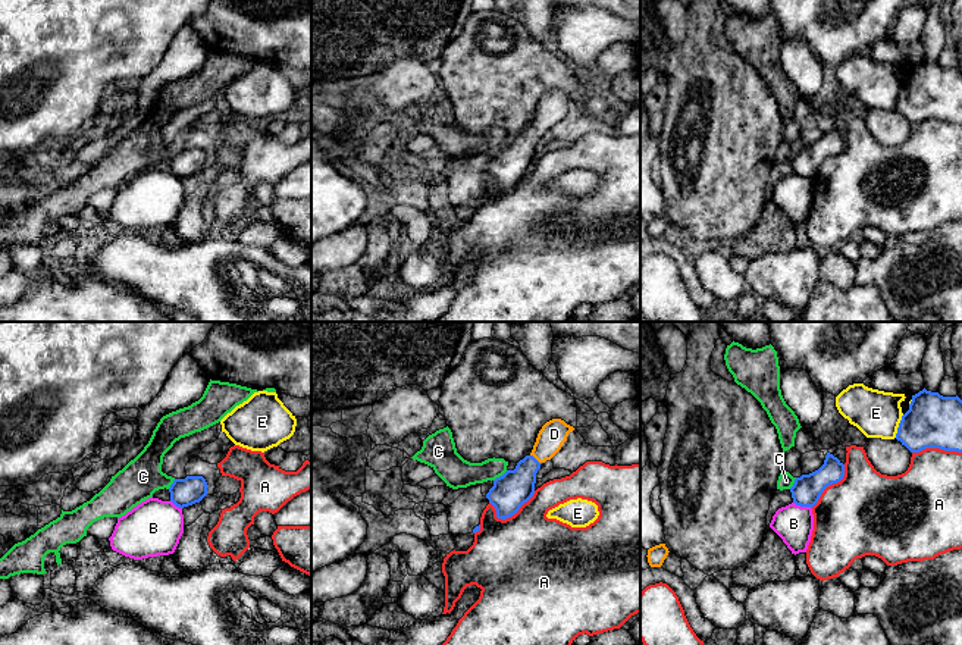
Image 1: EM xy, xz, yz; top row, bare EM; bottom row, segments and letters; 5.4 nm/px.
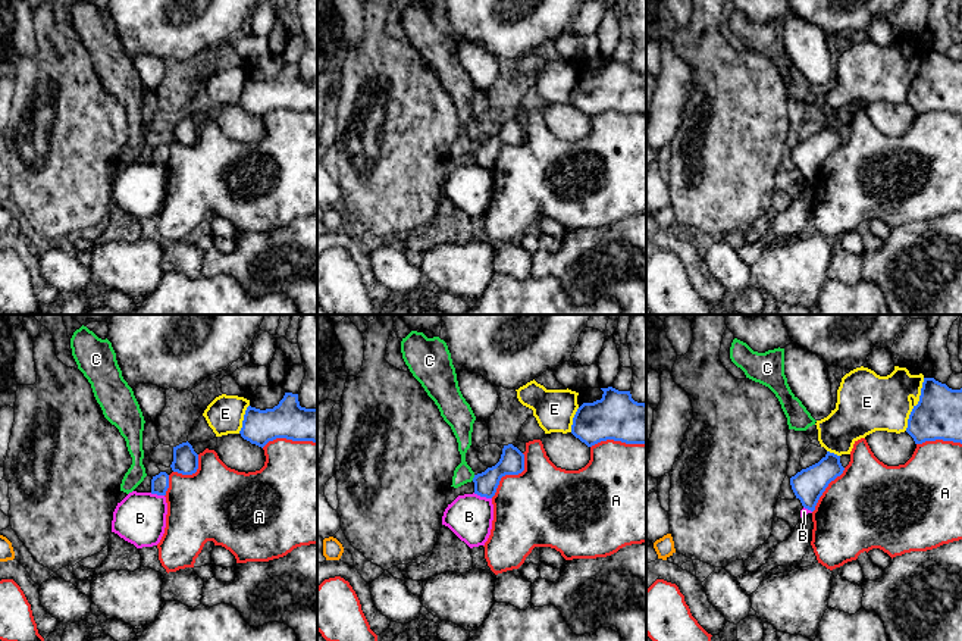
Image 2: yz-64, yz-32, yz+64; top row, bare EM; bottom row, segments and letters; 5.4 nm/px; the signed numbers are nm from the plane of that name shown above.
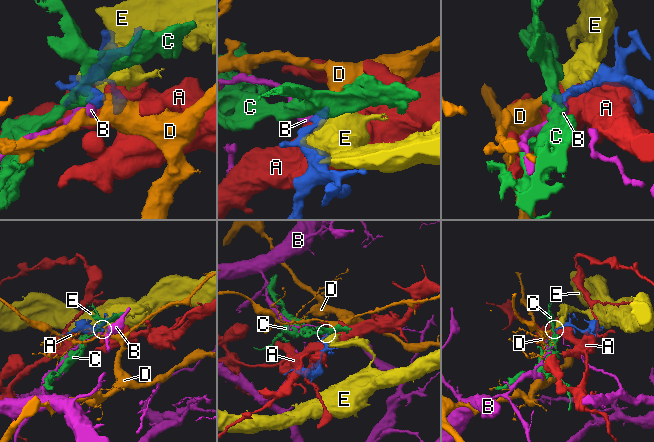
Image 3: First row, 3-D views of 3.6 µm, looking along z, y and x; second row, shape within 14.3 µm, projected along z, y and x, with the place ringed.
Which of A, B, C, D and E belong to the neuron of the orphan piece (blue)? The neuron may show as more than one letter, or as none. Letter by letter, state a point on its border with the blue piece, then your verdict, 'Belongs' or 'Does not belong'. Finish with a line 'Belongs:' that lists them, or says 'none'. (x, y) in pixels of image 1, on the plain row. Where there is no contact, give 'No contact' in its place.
A: Touches blue at xz (510, 187). Does not belong
B: Touches blue at yz (802, 177). Does not belong
C: Touches blue at xz (500, 147). Does not belong
D: Touches blue at xz (535, 130). Belongs
E: Touches blue at yz (899, 97). Does not belong
Belongs: D

